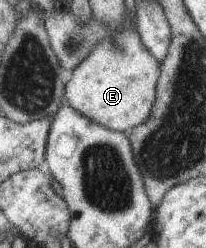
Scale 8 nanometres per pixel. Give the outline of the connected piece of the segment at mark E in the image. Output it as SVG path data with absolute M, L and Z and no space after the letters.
M134 26L102 39L72 70L72 77L64 85L64 99L69 107L94 124L114 132L127 133L130 128L144 124L150 116L159 64L142 46Z

